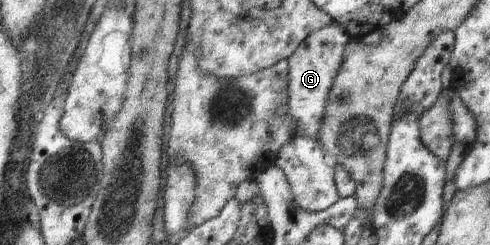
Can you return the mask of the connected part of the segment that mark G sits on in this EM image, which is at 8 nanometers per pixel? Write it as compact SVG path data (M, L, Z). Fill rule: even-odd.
M333 22L321 30L314 30L289 58L288 116L295 121L295 137L320 138L328 96L333 88L335 77L341 70L349 42L351 42L350 34L340 24Z

